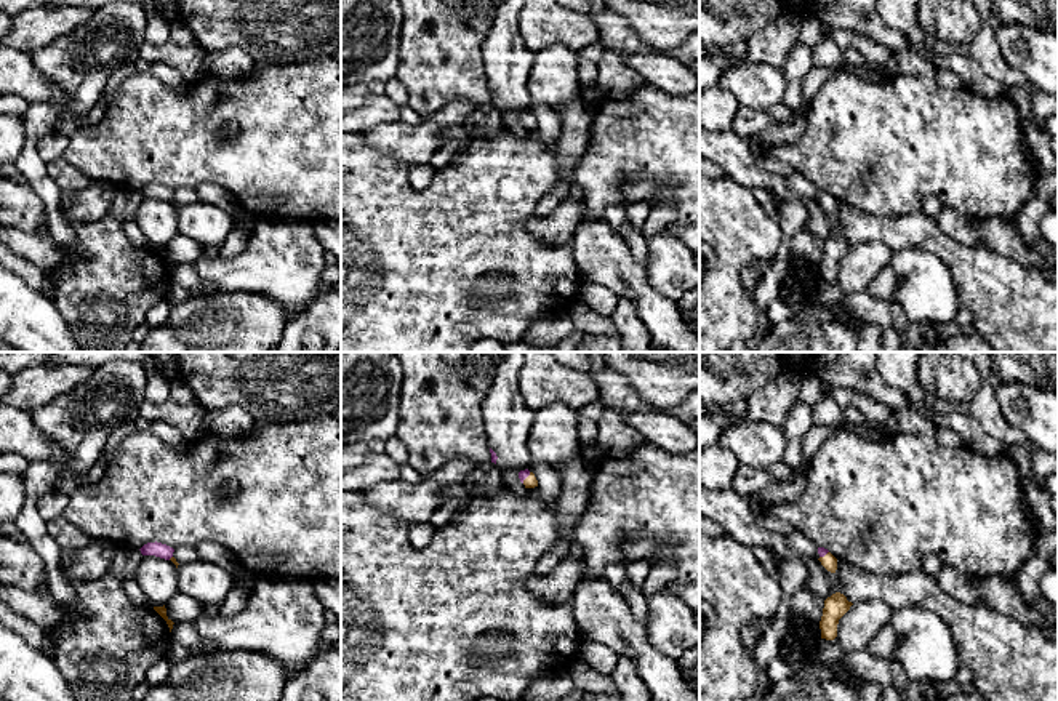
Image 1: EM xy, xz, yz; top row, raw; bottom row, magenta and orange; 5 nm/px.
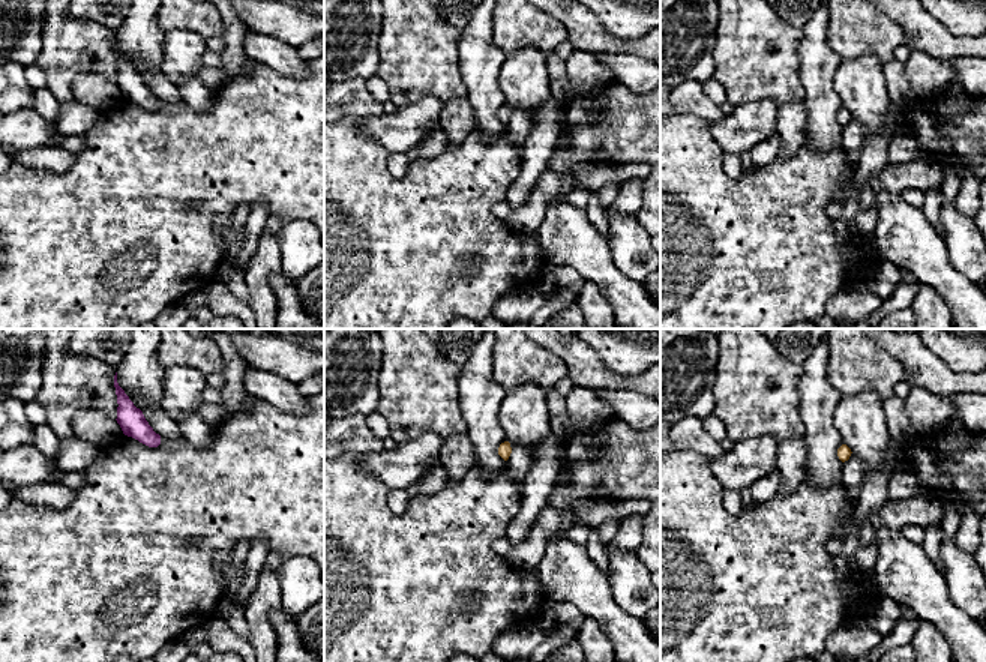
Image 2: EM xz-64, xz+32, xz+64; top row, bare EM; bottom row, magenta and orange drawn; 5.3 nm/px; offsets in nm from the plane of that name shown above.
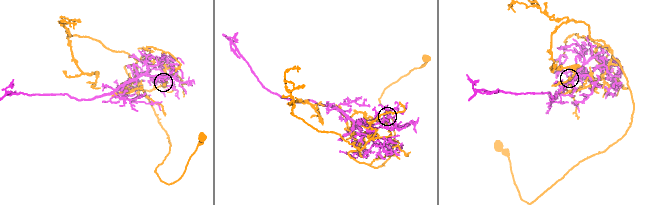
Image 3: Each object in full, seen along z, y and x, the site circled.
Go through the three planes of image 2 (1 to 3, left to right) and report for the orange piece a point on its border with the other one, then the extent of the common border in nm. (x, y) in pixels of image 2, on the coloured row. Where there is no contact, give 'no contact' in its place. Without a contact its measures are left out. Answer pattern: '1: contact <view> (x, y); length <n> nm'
1: no contact
2: no contact
3: no contact

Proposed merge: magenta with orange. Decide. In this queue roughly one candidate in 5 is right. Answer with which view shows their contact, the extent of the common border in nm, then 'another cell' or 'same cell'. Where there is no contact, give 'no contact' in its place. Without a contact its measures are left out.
contact in xz; length 70 nm; another cell

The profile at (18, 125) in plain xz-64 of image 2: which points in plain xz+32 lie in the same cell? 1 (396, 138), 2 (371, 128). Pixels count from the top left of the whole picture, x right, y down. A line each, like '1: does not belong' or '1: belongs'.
1: belongs
2: belongs

